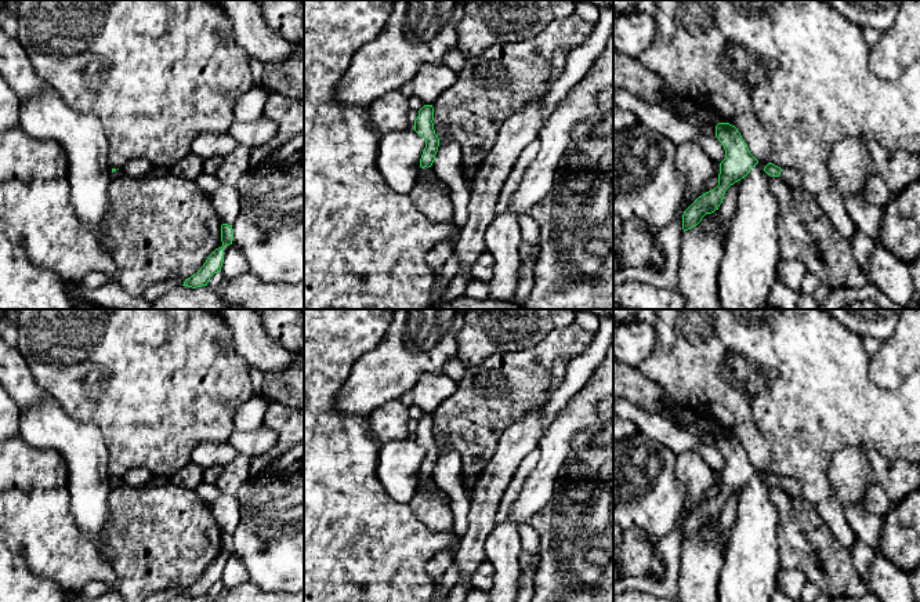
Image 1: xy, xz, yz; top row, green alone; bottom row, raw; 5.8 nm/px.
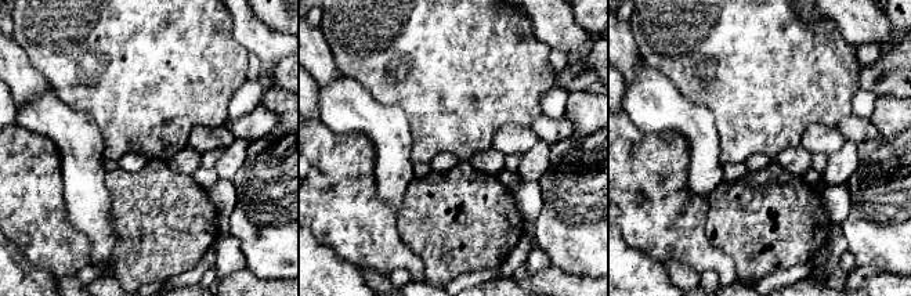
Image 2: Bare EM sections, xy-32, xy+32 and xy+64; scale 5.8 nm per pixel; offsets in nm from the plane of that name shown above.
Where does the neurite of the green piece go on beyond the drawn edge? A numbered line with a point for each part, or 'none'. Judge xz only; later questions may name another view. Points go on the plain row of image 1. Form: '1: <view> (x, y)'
1: xz (427, 483)

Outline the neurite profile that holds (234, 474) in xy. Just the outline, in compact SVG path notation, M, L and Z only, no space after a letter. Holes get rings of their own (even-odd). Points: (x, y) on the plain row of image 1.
M238 456L224 465L221 475L215 482L222 494L236 494L249 476L249 465L250 457L247 456Z

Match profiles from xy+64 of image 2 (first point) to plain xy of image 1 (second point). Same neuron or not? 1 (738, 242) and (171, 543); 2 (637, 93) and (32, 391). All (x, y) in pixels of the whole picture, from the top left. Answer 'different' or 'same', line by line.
1: same
2: different

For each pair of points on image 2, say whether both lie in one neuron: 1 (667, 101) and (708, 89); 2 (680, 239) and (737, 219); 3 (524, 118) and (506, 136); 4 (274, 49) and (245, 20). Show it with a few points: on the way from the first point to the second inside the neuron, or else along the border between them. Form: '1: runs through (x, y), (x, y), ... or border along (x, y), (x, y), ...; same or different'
1: border along (661, 74), (693, 103), (705, 105), (712, 114); different
2: border along (707, 202), (705, 234), (715, 246), (727, 255); different
3: border along (528, 126), (503, 125), (491, 144); different
4: runs through (267, 42), (252, 26); same

